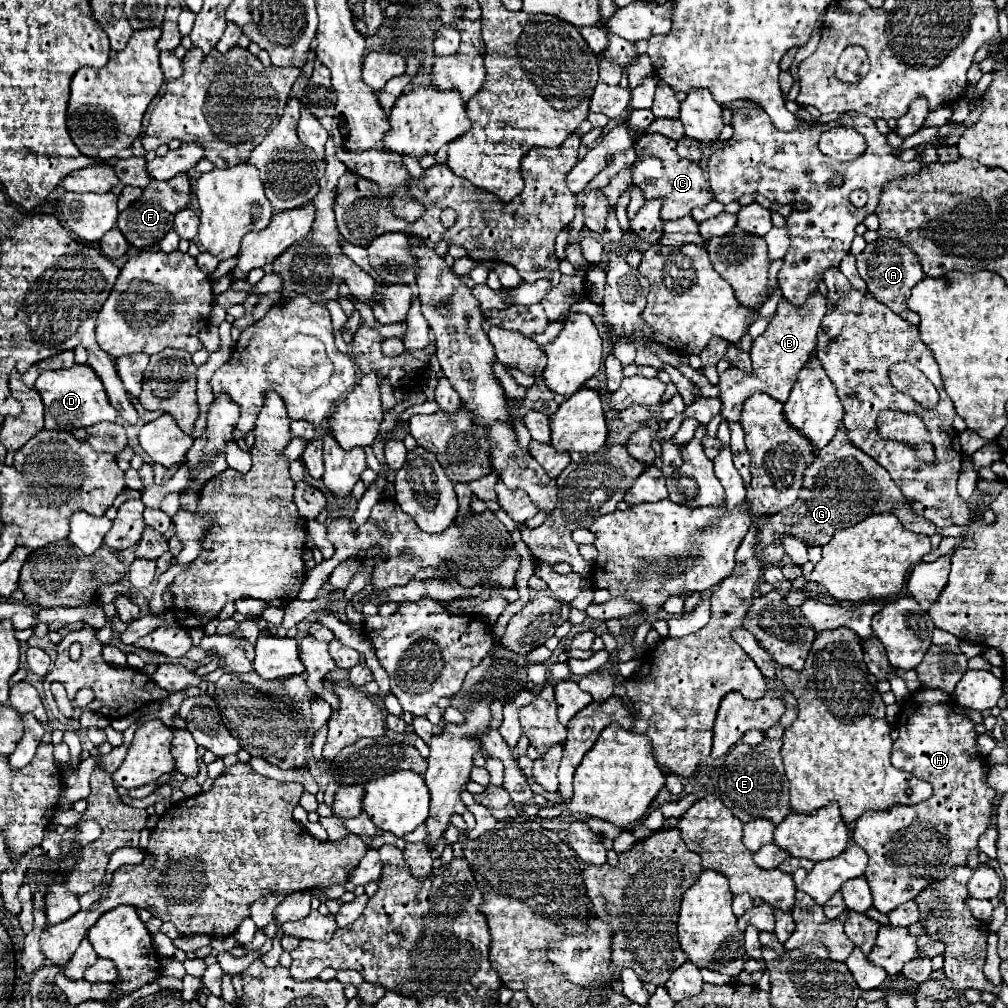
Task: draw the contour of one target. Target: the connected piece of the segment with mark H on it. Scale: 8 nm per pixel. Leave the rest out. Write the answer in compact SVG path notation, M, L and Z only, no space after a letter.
M921 687L911 693L901 703L901 713L897 719L899 737L891 755L891 763L897 769L911 773L913 777L925 779L933 785L933 795L915 807L891 807L891 811L867 811L863 813L853 829L853 841L865 849L869 863L865 869L867 883L873 893L873 907L881 913L891 913L895 907L915 899L919 891L937 879L947 877L955 867L967 863L971 851L979 845L979 837L987 831L991 819L991 801L997 795L993 787L987 785L987 759L977 751L977 731L975 723L967 715L969 709L959 709L953 697L937 687Z

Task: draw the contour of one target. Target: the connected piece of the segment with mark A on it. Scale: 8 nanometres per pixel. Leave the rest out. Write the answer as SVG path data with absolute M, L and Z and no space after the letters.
M875 239L867 243L865 251L857 255L857 269L861 279L867 283L869 293L899 315L907 309L905 303L911 289L925 277L923 269L919 267L919 255L915 255L911 247L905 247L905 243L899 243L897 239Z

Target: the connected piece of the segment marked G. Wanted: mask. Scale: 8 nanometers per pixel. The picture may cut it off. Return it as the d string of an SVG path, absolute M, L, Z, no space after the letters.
M839 431L839 441L829 443L825 451L819 451L819 457L815 459L815 463L805 471L803 489L797 501L791 507L771 515L761 523L759 559L763 559L765 563L781 561L783 549L777 543L779 533L793 533L799 539L803 539L807 545L825 545L835 535L835 531L851 527L875 513L893 513L909 531L915 531L915 533L923 533L923 535L939 533L933 523L927 523L927 519L919 519L915 511L907 513L907 509L909 509L907 499L903 499L903 493L899 491L899 487L895 487L887 471L879 467L879 463L875 463L863 451L859 451L857 447L851 447L847 441L847 435Z

